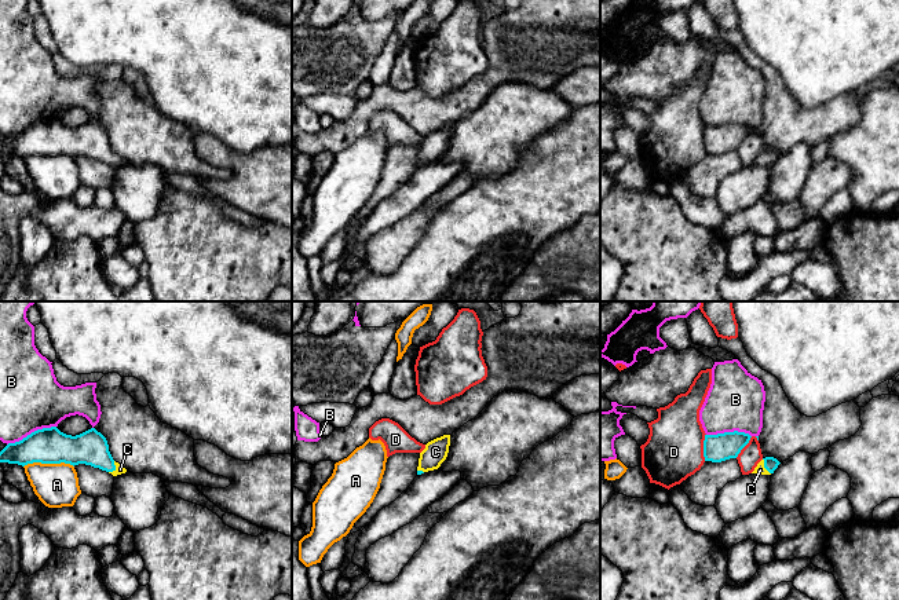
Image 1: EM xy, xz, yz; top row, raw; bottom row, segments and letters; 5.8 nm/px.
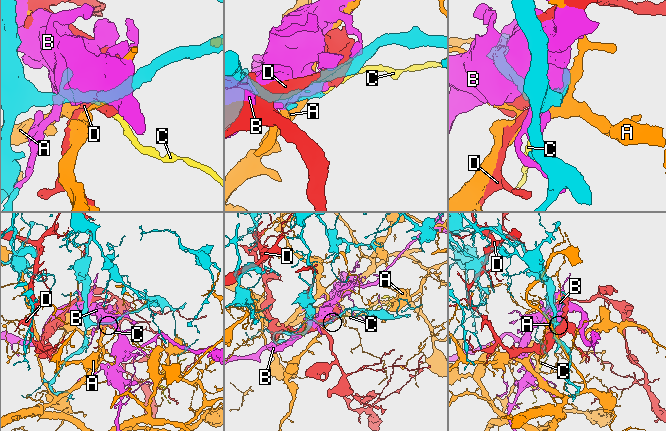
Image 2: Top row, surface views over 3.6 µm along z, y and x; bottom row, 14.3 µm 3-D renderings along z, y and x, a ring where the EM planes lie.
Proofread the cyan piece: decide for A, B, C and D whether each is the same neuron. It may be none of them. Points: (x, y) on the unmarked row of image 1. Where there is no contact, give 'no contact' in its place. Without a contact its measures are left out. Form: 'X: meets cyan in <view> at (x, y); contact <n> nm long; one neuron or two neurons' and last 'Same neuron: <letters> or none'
A: meets cyan in xy at (48, 154); contact 300 nm long; two neurons
B: meets cyan in xy at (32, 124); contact 300 nm long; two neurons
C: meets cyan in xy at (114, 160); contact 80 nm long; one neuron
D: meets cyan in yz at (704, 139); contact 160 nm long; two neurons
Same neuron: C

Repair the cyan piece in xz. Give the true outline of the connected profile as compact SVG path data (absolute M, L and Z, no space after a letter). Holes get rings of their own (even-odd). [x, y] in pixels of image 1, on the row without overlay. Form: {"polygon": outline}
{"polygon": "M443 127L425 136L420 144L417 167L438 161L446 151L450 138L450 127Z"}

